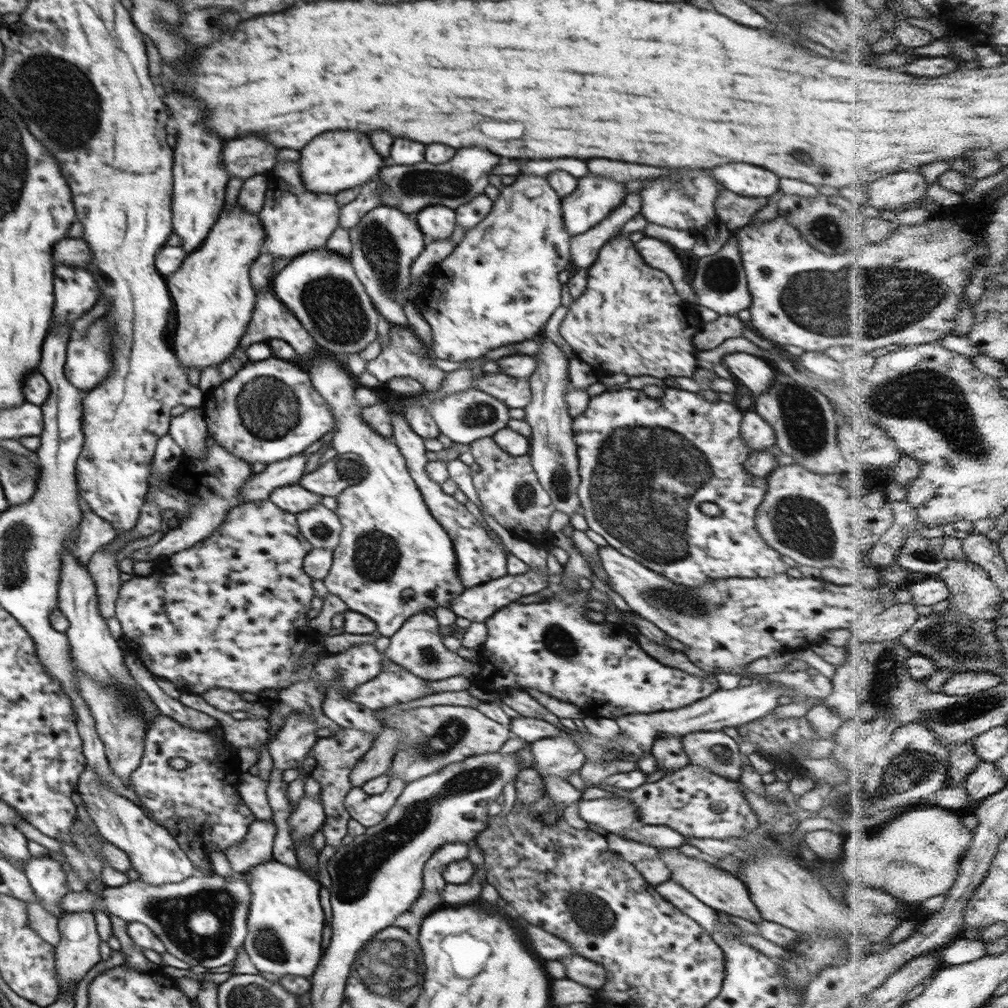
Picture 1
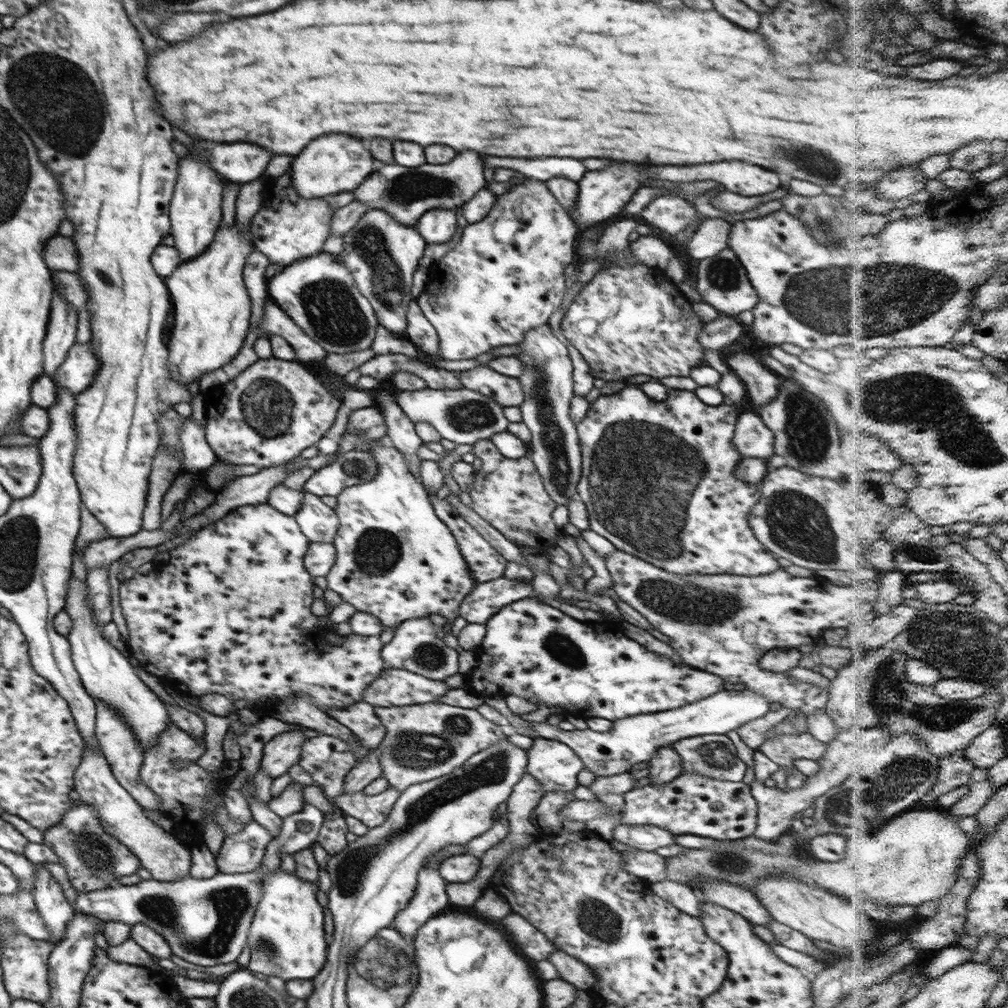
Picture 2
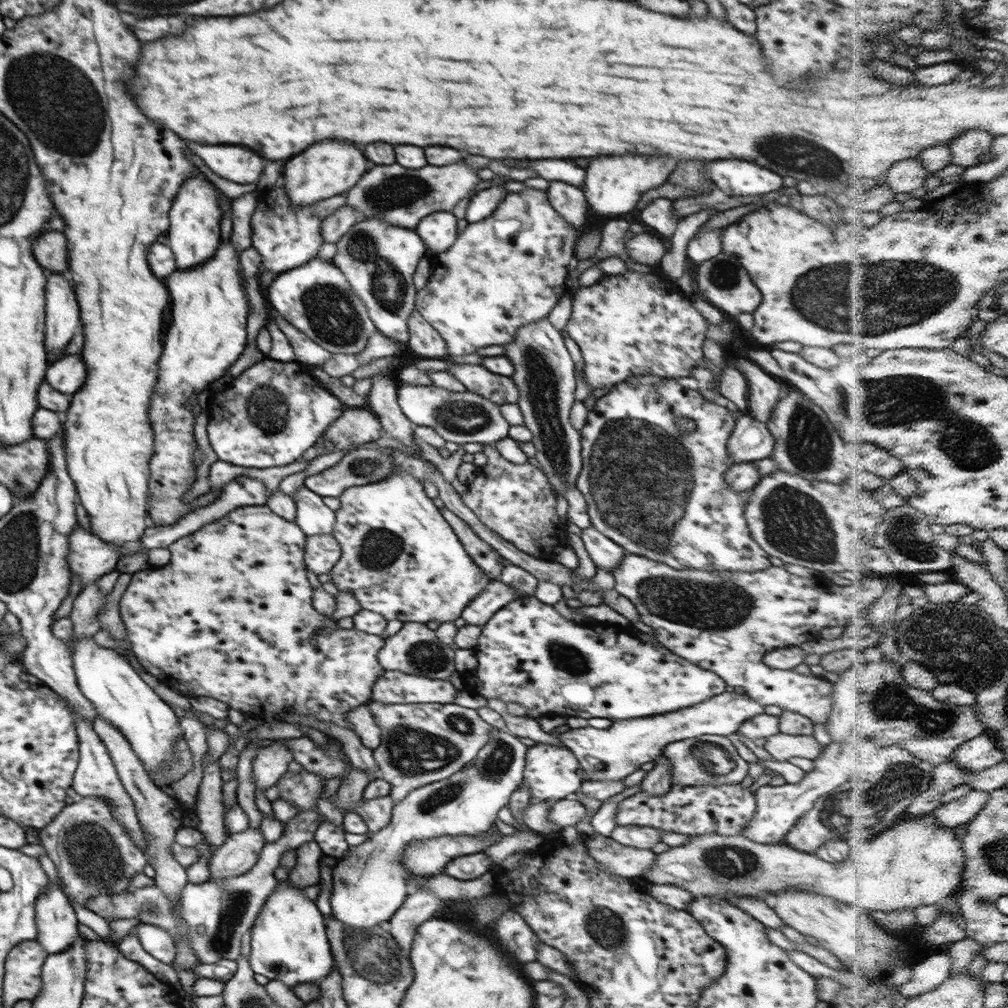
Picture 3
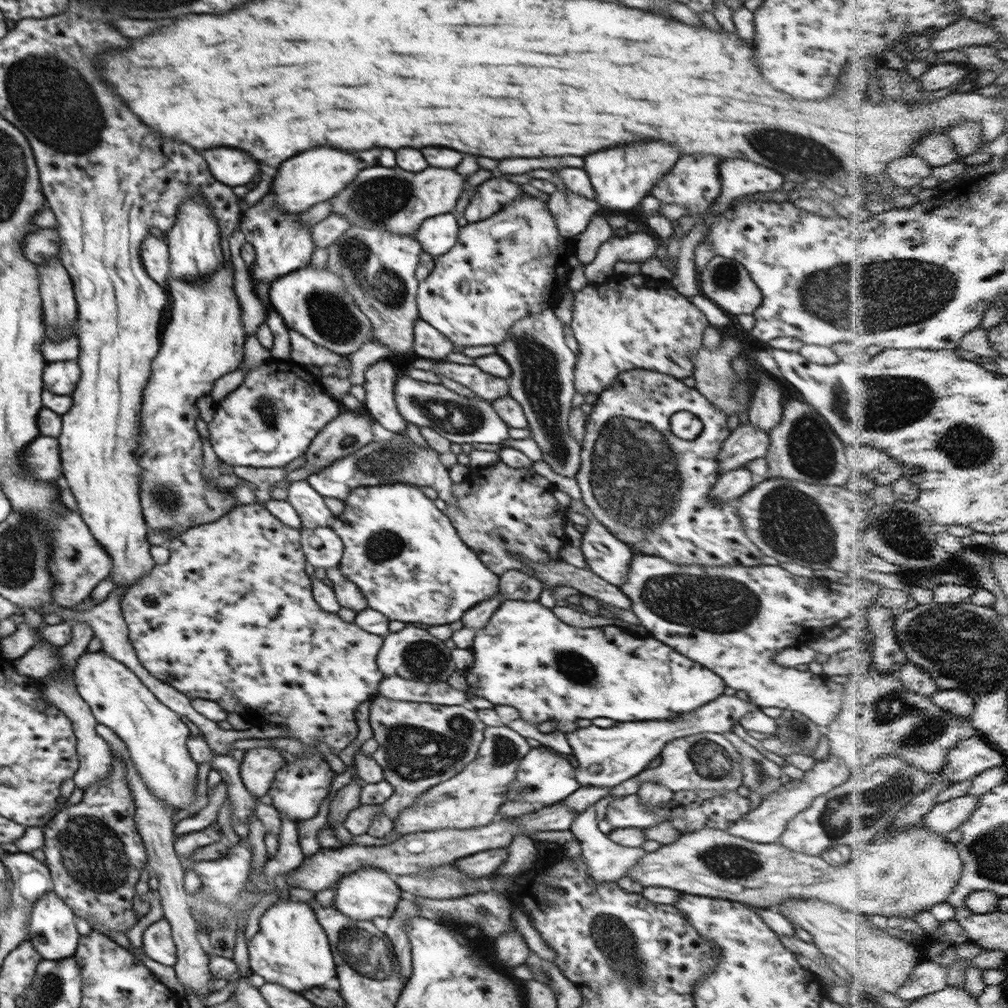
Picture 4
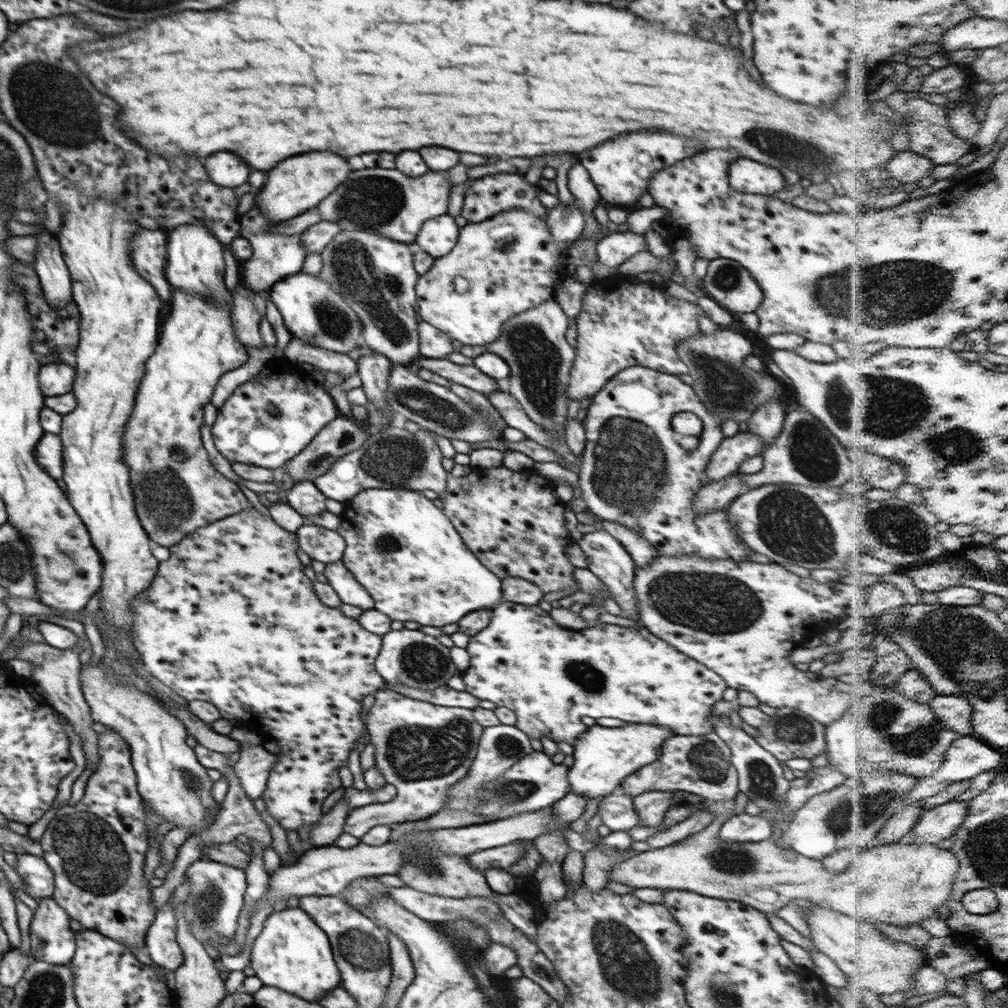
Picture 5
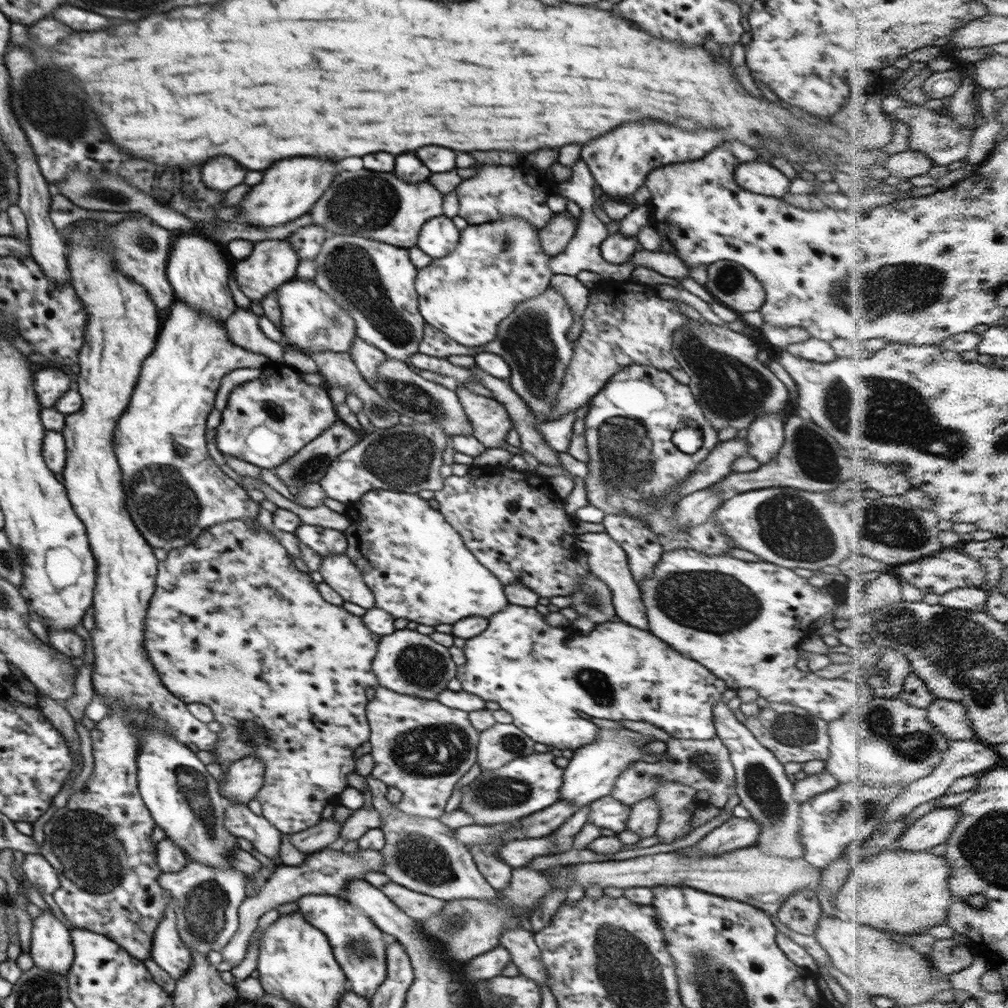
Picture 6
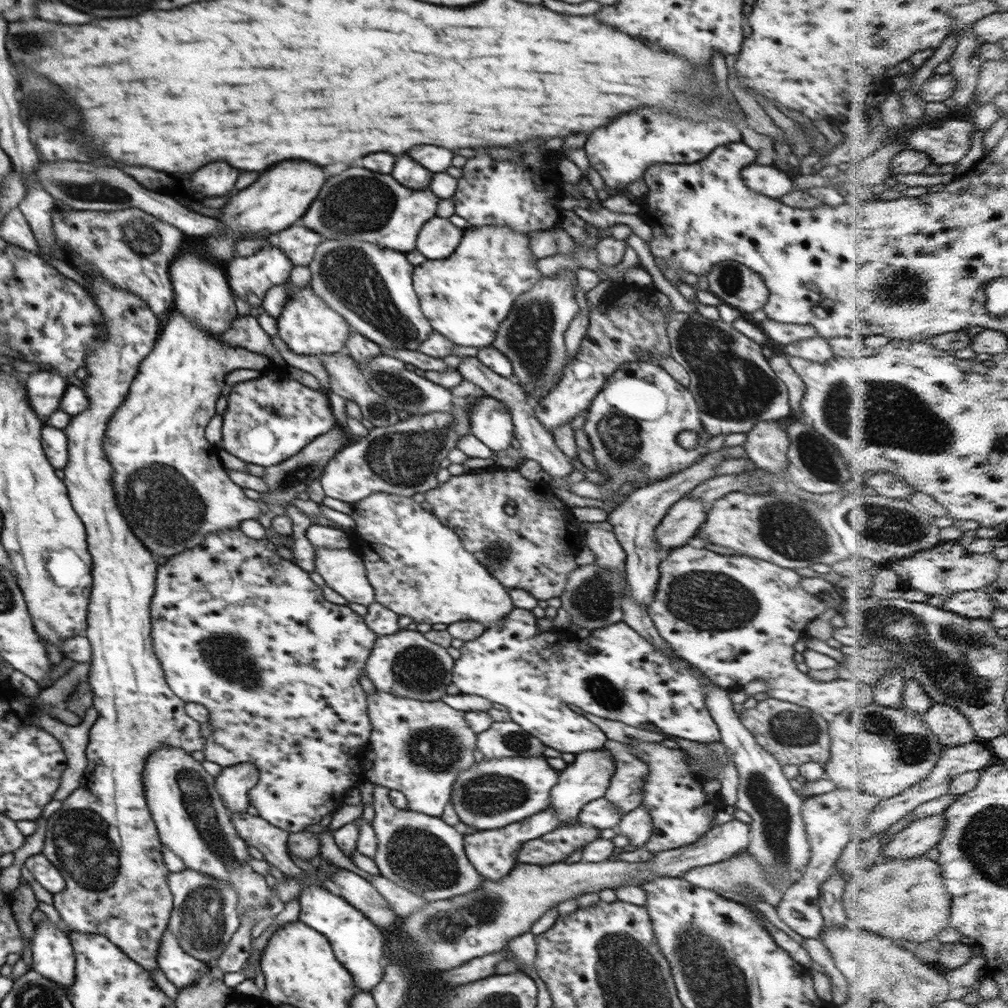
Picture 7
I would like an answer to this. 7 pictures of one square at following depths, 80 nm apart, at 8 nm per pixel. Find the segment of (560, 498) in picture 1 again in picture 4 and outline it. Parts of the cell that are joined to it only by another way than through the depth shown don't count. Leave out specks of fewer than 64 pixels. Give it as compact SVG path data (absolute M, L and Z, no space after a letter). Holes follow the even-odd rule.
M554 307L544 309L538 314L525 316L514 322L508 329L506 338L495 345L497 353L510 365L511 373L507 379L510 396L517 400L526 415L529 428L533 433L532 438L543 453L543 461L549 464L556 474L564 477L575 478L581 465L581 445L571 437L568 419L572 412L572 402L576 394L574 388L574 369L577 355L566 344L564 336L565 324L554 313Z

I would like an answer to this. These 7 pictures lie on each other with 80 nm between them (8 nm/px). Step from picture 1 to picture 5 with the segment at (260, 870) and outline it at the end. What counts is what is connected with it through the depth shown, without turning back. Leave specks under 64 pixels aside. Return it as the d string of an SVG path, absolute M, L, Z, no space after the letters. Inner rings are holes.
M300 906L268 915L263 926L261 934L254 940L250 955L250 968L256 972L255 976L260 978L263 985L278 988L310 1003L318 1003L326 993L340 987L340 972L334 961L330 939Z

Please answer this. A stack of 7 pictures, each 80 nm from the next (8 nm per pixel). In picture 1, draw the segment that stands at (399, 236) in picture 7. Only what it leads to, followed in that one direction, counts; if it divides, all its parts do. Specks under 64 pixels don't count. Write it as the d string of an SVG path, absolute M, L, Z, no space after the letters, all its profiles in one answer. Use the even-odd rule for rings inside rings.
M470 146L470 148L460 148L450 162L440 164L438 172L436 166L428 162L420 162L414 166L382 168L378 178L386 184L386 188L382 190L379 202L382 206L393 206L410 216L416 216L417 212L431 204L456 209L484 192L484 188L490 184L490 170L498 164L498 160L500 156Z

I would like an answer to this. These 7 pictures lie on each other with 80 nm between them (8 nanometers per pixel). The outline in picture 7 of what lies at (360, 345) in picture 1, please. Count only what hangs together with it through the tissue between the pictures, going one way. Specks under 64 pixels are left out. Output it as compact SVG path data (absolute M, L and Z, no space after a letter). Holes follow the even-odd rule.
M300 286L291 290L291 296L277 318L278 334L288 348L296 354L334 354L345 346L351 326L332 310L309 286Z

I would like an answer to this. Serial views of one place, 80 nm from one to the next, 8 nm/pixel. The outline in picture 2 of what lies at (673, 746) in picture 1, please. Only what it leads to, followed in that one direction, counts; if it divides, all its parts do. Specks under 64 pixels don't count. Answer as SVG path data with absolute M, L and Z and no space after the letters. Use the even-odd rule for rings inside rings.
M671 744L659 748L649 761L649 766L649 784L655 784L656 786L672 782L683 772L682 759L680 759L679 754L675 753Z

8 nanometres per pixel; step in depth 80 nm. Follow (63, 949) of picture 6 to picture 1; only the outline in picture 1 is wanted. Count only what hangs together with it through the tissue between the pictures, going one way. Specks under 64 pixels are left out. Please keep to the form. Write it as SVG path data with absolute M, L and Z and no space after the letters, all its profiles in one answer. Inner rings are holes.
M32 856L28 862L25 864L24 873L31 884L32 890L34 891L35 897L37 898L37 903L42 905L45 910L47 910L51 916L61 918L63 915L63 910L60 906L61 898L68 893L66 888L66 875L62 871L63 861L52 858L51 856Z

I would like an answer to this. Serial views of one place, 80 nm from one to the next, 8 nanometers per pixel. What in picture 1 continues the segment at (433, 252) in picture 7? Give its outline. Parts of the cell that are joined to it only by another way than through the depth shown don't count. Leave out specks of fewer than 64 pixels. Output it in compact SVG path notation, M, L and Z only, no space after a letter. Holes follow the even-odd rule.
M434 204L417 212L416 223L428 241L448 239L456 226L455 209Z

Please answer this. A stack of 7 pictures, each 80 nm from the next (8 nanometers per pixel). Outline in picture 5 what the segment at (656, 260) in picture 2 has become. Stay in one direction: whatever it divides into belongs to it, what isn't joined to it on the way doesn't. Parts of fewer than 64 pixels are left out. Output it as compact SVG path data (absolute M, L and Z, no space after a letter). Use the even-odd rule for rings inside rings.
M612 232L602 237L596 245L598 262L592 268L594 279L598 282L602 277L612 276L608 268L617 268L642 251L648 251L643 234Z

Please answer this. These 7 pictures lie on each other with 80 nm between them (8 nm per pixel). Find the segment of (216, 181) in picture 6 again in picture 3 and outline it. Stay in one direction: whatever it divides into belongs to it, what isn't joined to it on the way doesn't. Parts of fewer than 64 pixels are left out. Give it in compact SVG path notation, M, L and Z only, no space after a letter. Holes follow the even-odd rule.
M188 142L196 156L200 156L206 166L221 176L238 184L257 182L264 168L264 158L248 148L240 146L202 146Z

